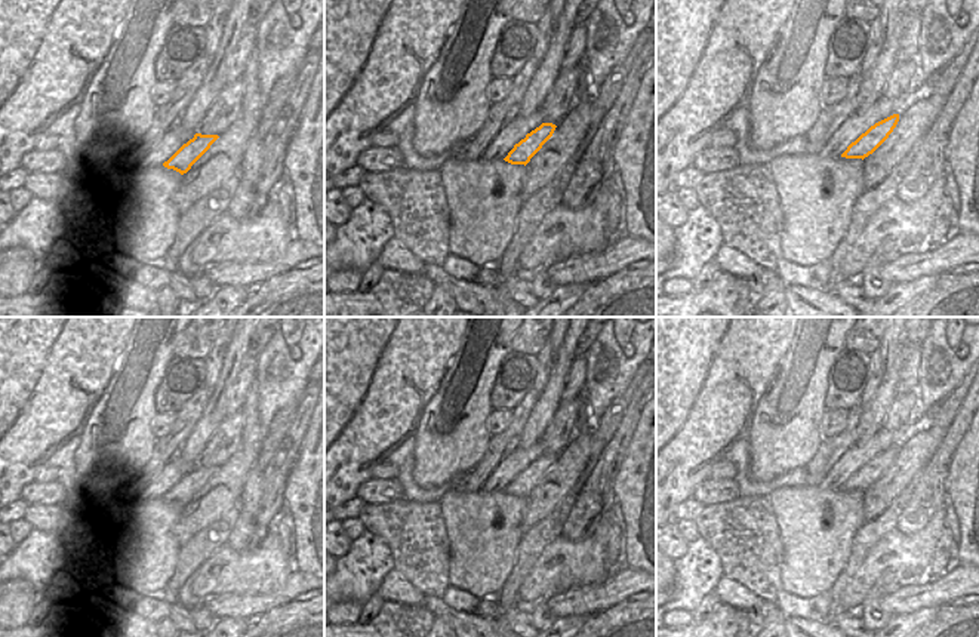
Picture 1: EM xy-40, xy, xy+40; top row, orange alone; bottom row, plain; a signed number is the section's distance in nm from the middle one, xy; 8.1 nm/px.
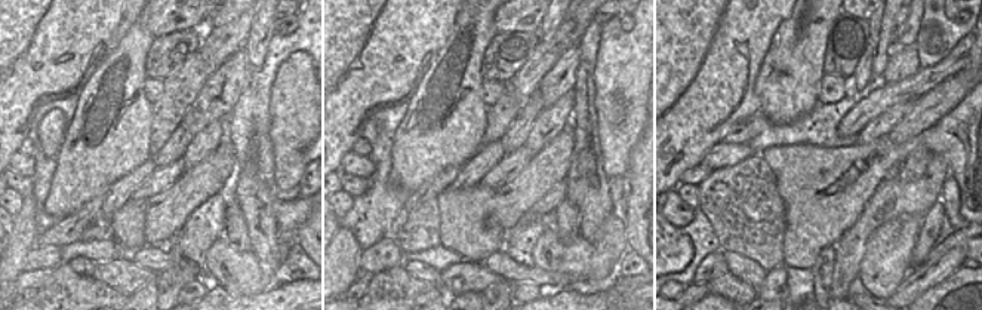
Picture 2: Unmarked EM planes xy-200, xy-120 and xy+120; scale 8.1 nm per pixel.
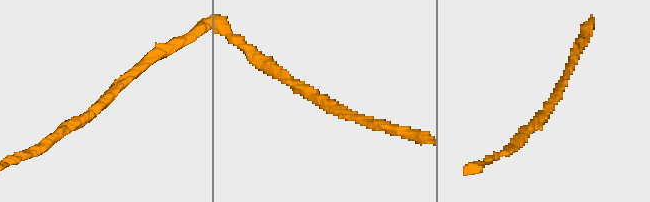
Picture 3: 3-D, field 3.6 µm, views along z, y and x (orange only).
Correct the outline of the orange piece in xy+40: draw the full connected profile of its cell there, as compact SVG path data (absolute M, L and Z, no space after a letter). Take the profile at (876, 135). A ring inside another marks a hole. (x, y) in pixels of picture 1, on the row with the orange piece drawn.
M893 114L862 133L847 150L841 154L846 159L865 159L872 154L893 132L899 121L899 114Z

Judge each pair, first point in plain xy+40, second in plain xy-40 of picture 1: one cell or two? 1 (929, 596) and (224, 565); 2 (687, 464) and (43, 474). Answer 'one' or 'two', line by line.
1: two
2: two

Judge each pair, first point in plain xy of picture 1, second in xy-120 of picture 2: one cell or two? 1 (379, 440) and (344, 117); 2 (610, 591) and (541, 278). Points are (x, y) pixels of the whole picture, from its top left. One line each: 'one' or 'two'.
1: one
2: one

